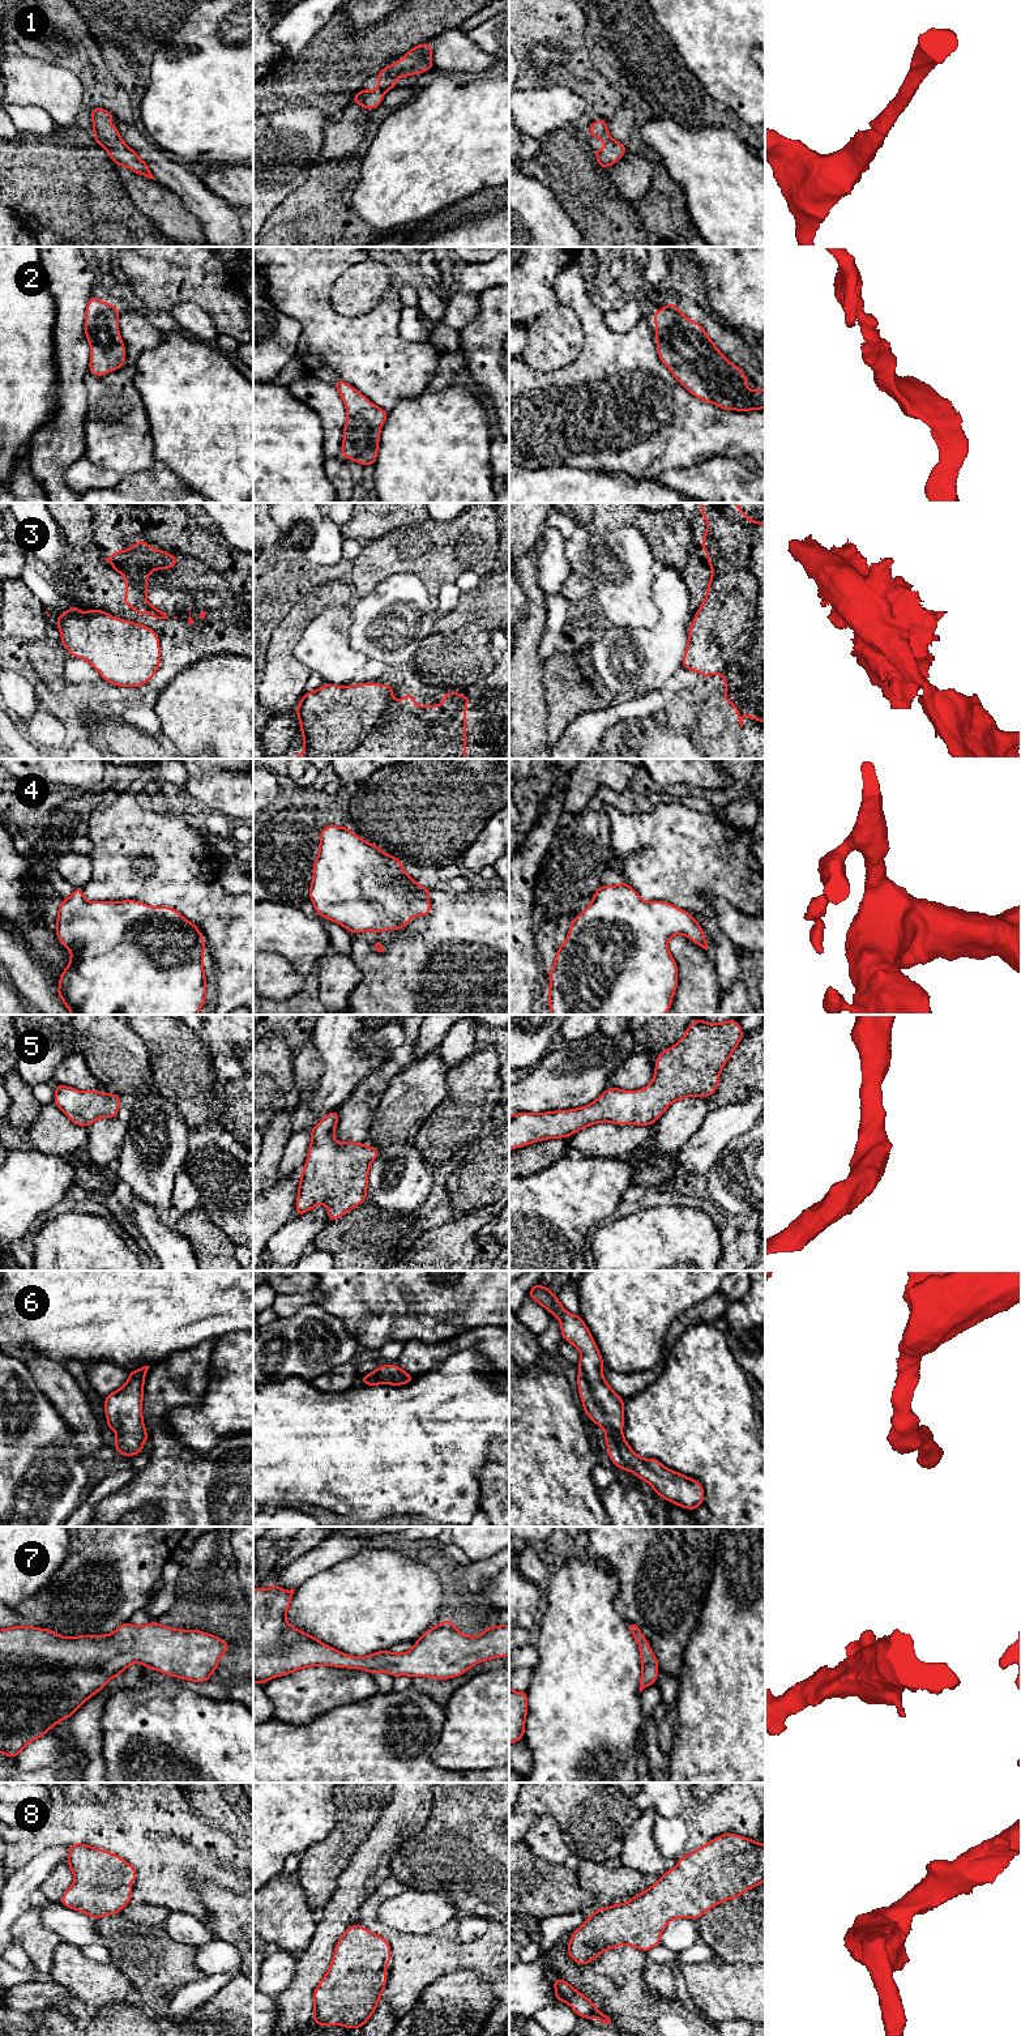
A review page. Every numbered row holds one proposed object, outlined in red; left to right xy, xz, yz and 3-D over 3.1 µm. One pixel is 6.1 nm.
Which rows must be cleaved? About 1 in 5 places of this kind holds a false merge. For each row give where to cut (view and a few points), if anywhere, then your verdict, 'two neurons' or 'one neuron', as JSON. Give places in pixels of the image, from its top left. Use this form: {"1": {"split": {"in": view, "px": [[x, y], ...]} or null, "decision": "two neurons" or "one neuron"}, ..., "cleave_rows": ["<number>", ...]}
{"1": {"split": null, "decision": "one neuron"}, "2": {"split": null, "decision": "one neuron"}, "3": {"split": null, "decision": "one neuron"}, "4": {"split": null, "decision": "one neuron"}, "5": {"split": null, "decision": "one neuron"}, "6": {"split": null, "decision": "one neuron"}, "7": {"split": null, "decision": "one neuron"}, "8": {"split": null, "decision": "one neuron"}, "cleave_rows": []}

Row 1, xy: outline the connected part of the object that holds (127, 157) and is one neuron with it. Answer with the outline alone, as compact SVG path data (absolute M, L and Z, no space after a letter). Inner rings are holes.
M91 108L91 121L94 128L93 136L97 140L97 144L108 151L110 158L116 166L128 167L136 174L154 179L149 170L149 165L138 158L137 151L124 144L116 125L101 125L106 121L115 121L115 115L104 108Z

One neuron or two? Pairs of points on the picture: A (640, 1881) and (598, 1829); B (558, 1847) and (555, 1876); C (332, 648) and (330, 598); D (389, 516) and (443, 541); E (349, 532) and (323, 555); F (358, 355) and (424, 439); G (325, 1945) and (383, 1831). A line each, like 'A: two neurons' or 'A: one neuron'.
A: two neurons
B: two neurons
C: two neurons
D: two neurons
E: two neurons
F: two neurons
G: one neuron

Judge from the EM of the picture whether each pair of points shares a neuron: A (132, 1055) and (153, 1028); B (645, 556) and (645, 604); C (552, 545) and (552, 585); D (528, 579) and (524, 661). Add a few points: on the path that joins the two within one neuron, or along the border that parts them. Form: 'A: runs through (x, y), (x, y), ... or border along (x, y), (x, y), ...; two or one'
A: border along (131, 1028), (146, 1048), (150, 1070); two
B: runs through (641, 568), (641, 592); one
C: runs through (552, 555), (552, 575); one
D: runs through (534, 600), (534, 622), (526, 632), (526, 640); one

